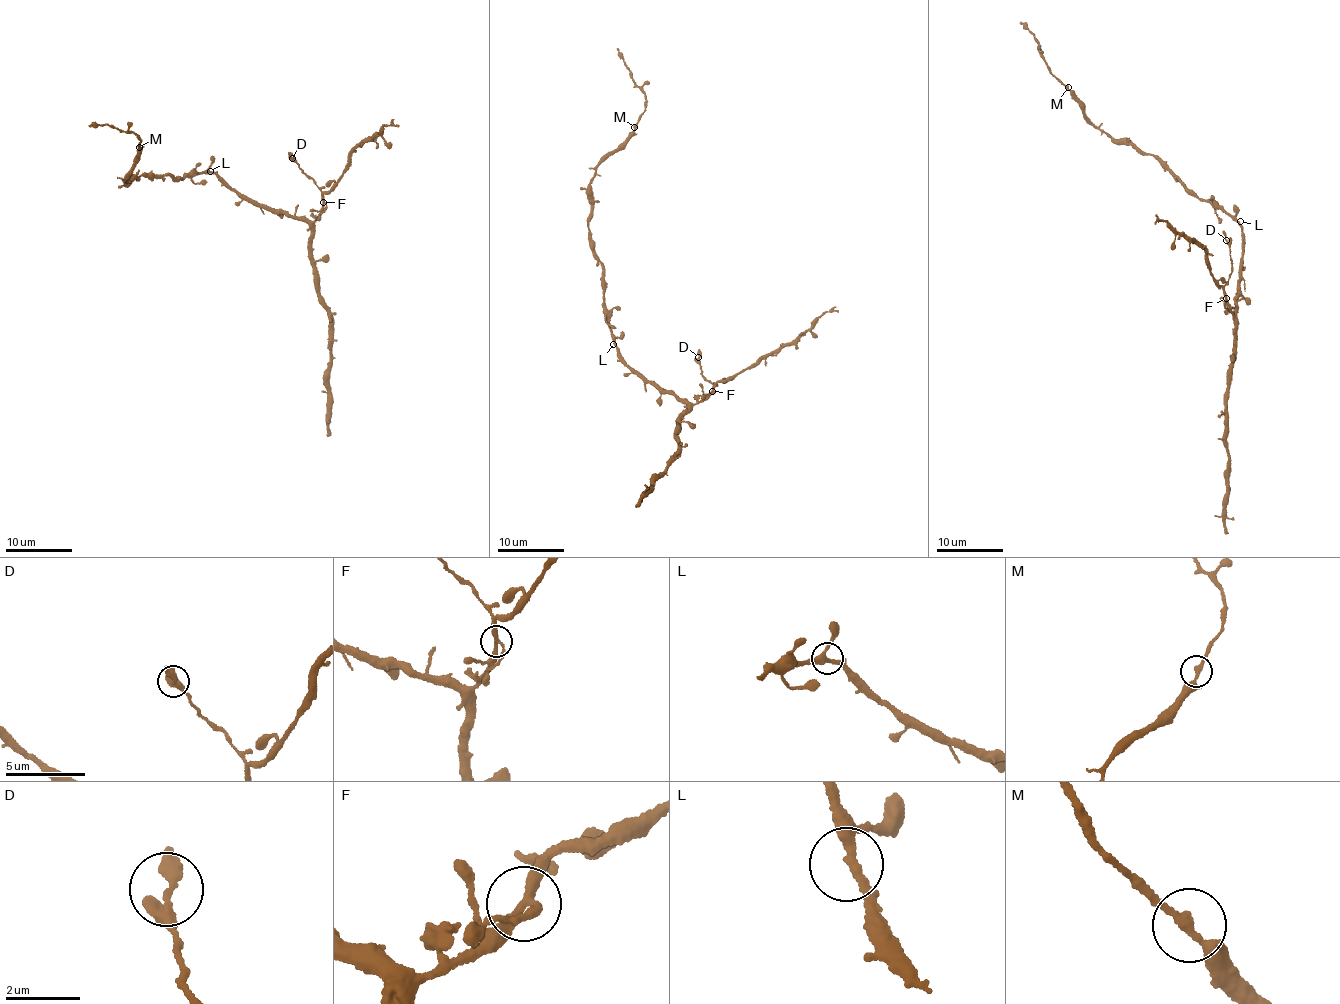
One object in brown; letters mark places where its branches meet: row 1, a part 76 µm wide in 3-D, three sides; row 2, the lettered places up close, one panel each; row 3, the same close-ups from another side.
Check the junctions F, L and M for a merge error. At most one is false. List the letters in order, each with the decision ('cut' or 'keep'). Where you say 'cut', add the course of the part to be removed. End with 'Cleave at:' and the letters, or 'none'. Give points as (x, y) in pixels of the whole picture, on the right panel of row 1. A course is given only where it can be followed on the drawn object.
F: keep
L: keep
M: keep
Cleave at: none

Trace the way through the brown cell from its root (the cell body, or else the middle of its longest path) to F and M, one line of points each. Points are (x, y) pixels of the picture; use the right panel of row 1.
F: (1238, 222), (1242, 233), (1243, 256), (1234, 316), (1226, 298)
M: (1238, 222), (1207, 200), (1189, 195), (1153, 155), (1113, 141), (1088, 121), (1083, 104), (1068, 87)

